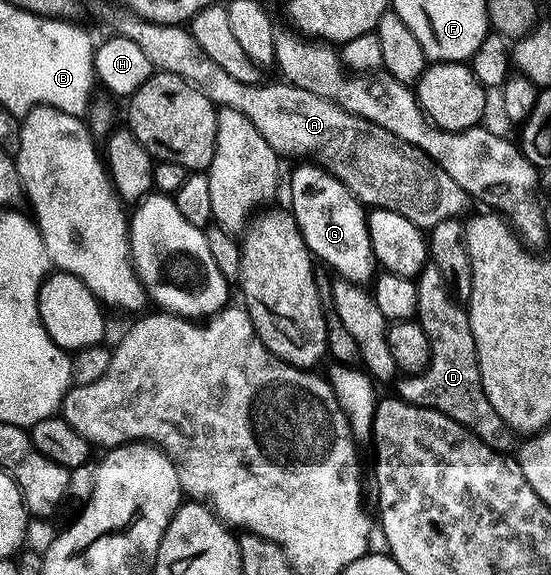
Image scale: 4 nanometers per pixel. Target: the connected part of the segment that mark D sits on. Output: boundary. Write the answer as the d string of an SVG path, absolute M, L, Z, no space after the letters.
M427 265L426 271L416 281L420 292L416 321L420 328L424 328L424 336L428 336L430 363L423 374L403 377L397 383L397 397L413 406L435 410L456 420L456 424L468 428L468 432L488 444L488 448L509 455L515 449L516 435L511 426L504 424L504 416L492 408L488 392L484 392L480 356L476 348L476 336L472 336L469 309L450 293L450 285L444 276L440 276L440 268Z

